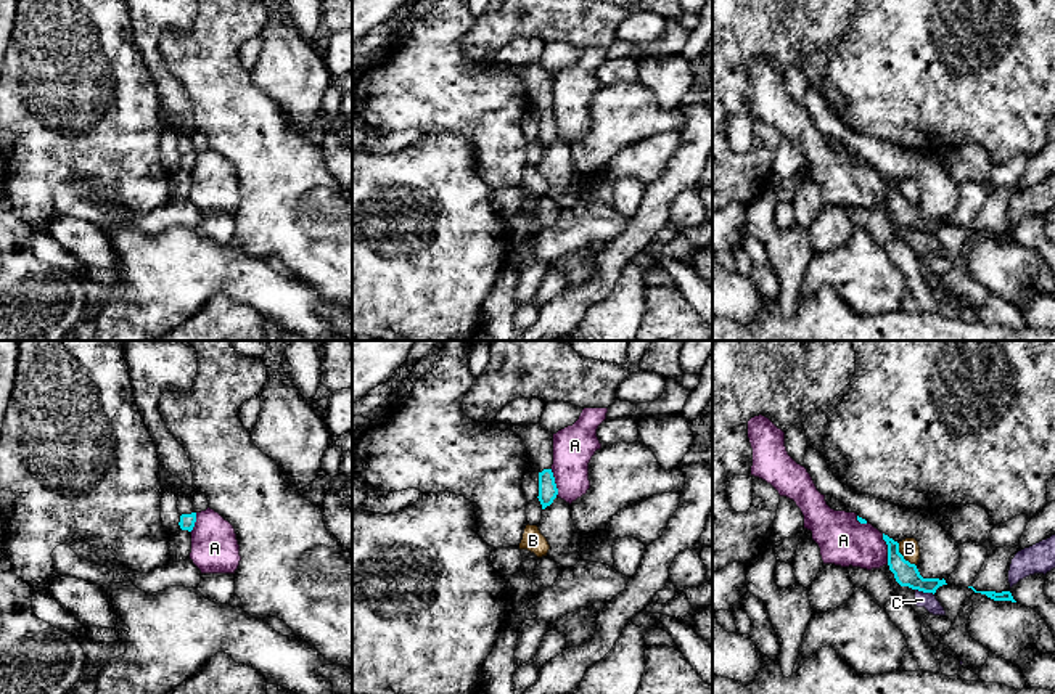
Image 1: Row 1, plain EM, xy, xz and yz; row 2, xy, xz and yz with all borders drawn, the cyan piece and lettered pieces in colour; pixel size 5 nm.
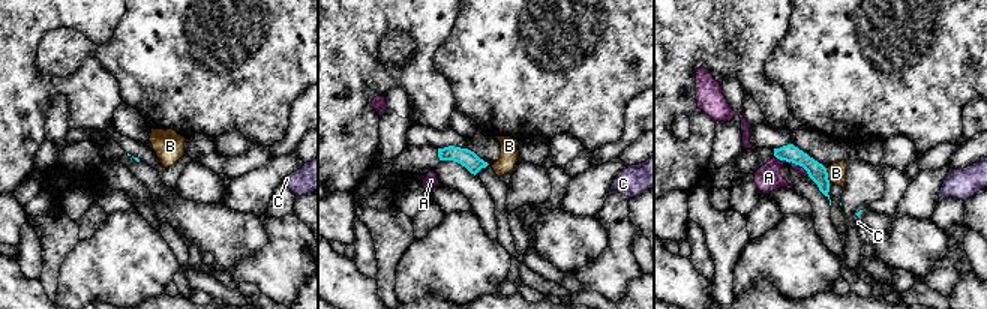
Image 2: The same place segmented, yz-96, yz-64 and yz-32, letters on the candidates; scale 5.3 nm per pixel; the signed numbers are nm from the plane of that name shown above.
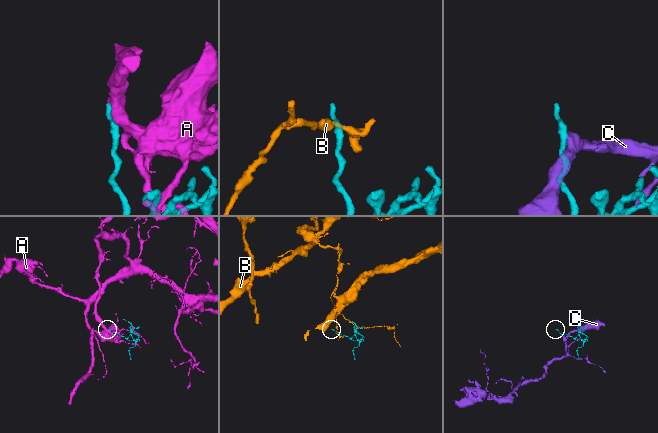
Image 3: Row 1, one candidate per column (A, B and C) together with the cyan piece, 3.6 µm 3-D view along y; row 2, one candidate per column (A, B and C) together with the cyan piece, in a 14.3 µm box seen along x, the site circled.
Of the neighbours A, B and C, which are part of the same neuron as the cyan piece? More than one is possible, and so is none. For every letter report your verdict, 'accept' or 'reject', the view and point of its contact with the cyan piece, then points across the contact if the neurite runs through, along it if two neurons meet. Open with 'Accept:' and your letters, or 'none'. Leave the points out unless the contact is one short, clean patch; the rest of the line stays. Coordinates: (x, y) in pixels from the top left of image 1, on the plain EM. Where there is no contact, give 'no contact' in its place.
Accept: none
A: reject; meets cyan in yz at (888, 188)
B: reject; meets cyan in yz at (903, 196); border along yz (898, 183), (898, 191), (915, 206)
C: reject; meets cyan in yz at (925, 232)

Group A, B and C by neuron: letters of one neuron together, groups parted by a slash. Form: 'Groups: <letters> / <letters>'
Groups: A / B / C

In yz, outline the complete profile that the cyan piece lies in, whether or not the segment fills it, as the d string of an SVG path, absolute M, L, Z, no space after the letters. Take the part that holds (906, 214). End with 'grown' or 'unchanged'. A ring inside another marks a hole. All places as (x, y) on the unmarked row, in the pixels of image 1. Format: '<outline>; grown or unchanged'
M883 174L883 180L888 185L888 206L894 214L896 222L901 227L909 227L912 230L918 230L923 233L936 233L936 230L942 225L947 225L946 220L939 218L923 218L915 204L910 204L899 193L899 183Z; unchanged

